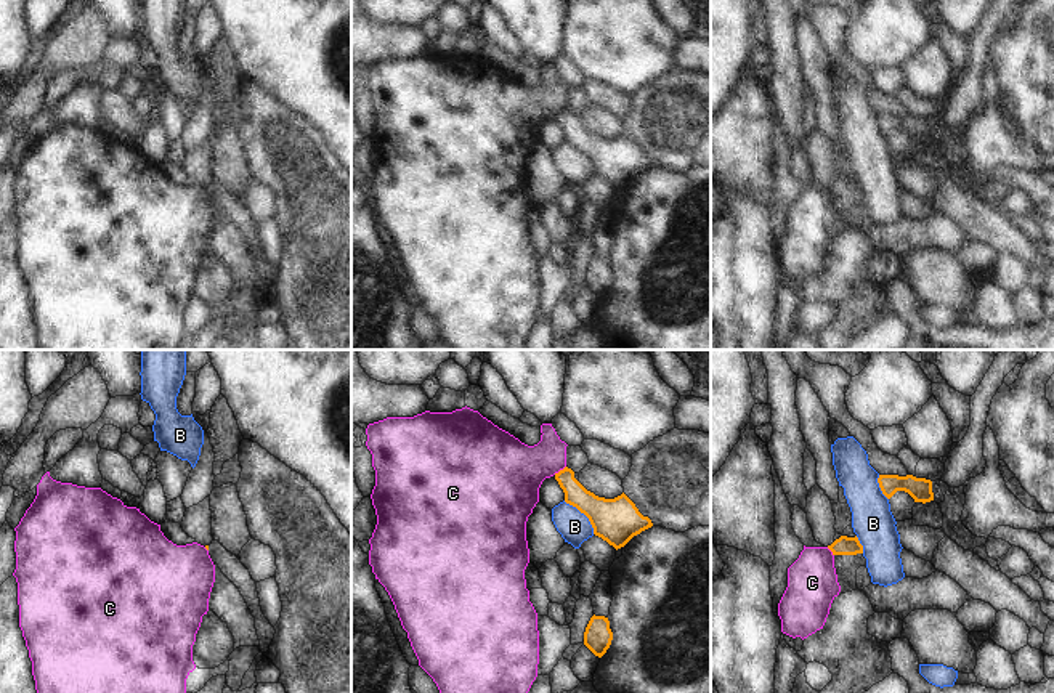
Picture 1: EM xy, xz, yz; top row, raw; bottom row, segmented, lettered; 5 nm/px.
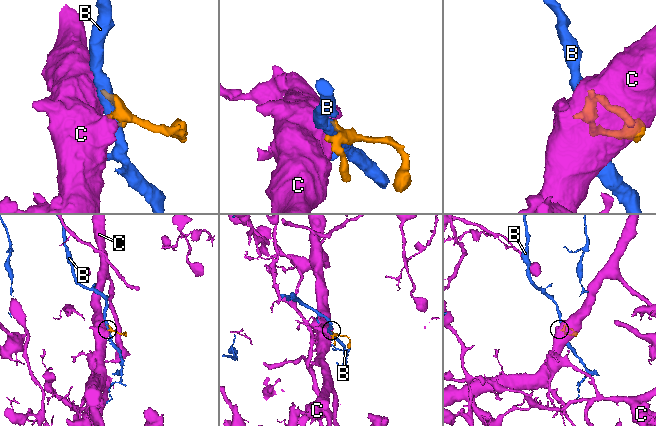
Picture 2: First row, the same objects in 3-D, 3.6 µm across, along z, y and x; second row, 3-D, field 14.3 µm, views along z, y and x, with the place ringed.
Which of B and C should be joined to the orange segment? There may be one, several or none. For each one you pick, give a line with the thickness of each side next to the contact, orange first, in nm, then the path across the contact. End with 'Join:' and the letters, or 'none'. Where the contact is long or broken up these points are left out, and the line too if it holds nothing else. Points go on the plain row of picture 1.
Join: none

